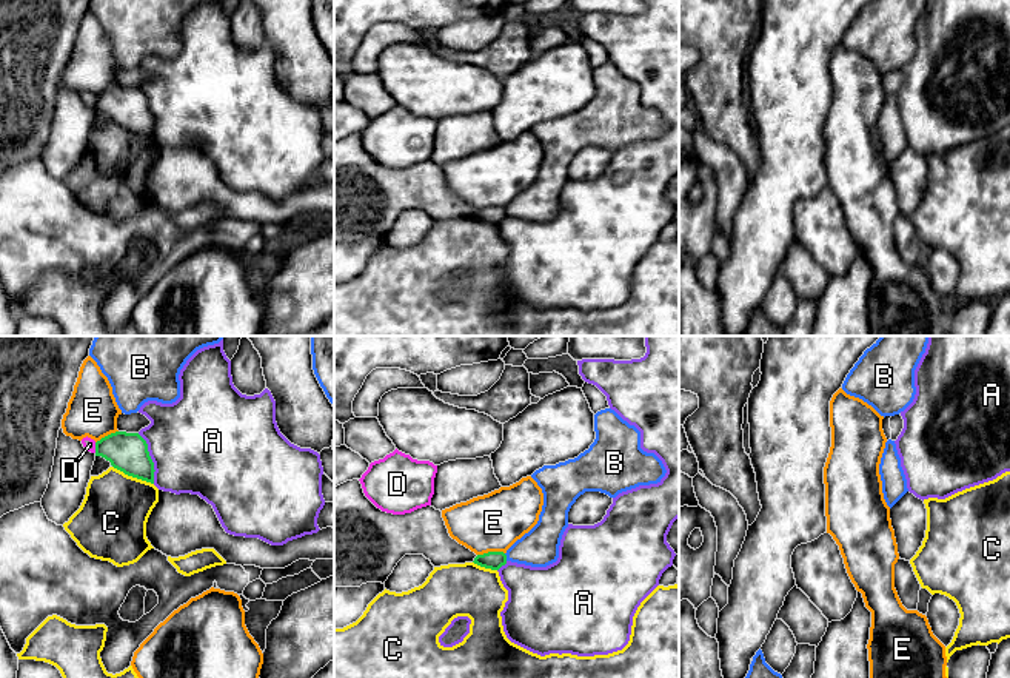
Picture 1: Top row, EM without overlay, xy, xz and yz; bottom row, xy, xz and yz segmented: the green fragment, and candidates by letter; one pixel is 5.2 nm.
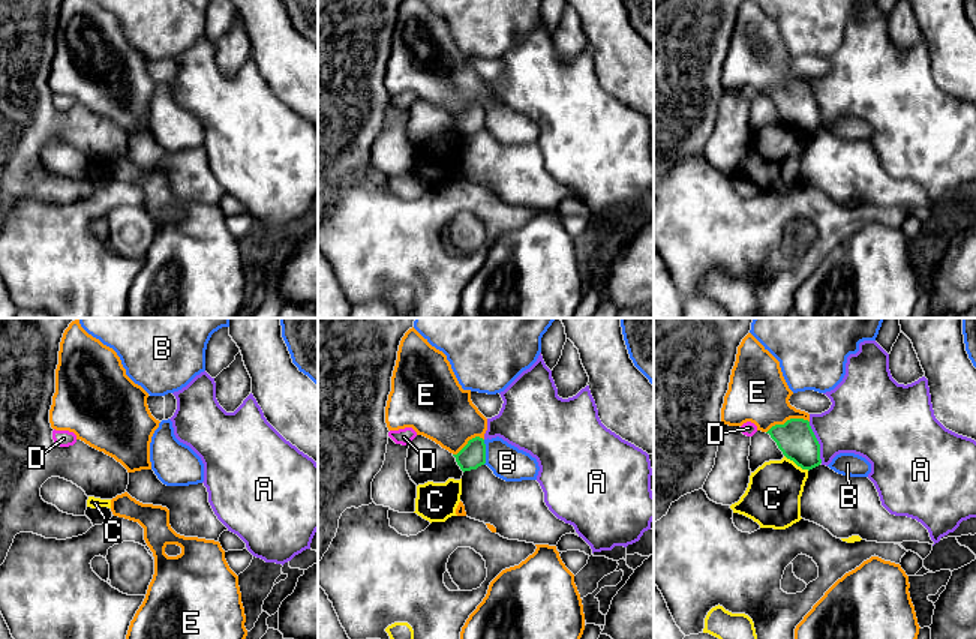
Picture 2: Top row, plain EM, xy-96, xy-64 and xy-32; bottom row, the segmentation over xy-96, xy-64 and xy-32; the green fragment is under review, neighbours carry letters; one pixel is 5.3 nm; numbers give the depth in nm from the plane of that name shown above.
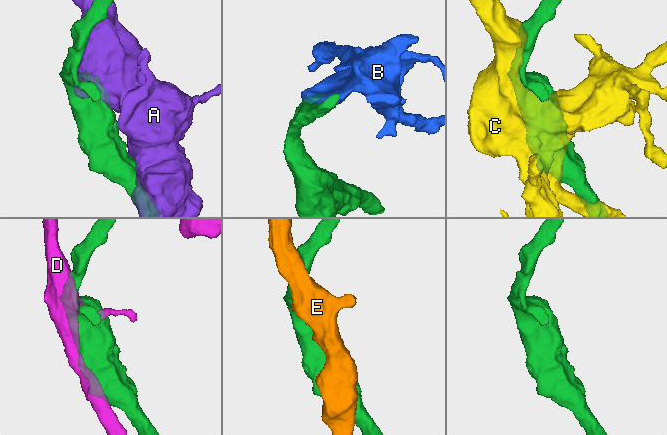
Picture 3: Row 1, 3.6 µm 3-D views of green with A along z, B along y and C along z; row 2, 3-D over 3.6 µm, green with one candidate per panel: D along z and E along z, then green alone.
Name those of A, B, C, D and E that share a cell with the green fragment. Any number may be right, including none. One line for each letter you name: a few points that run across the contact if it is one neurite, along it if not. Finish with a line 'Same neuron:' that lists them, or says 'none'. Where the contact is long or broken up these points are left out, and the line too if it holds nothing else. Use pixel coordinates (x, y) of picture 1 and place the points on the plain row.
Same neuron: none

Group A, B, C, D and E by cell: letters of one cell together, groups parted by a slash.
A / B / C / D / E

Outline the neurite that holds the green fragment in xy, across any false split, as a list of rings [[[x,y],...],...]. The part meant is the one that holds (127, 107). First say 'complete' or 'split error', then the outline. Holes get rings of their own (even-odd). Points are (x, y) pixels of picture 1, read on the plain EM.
complete; [[[115,86],[95,97],[95,111],[128,131],[154,139],[154,117],[139,88]]]

